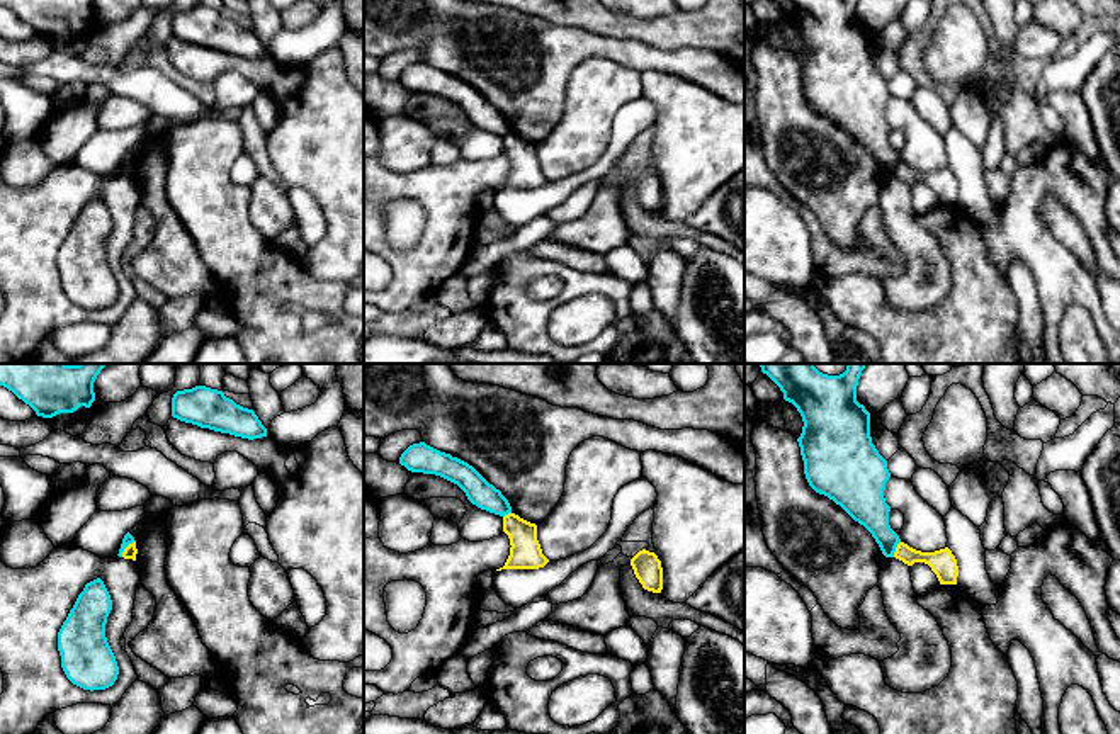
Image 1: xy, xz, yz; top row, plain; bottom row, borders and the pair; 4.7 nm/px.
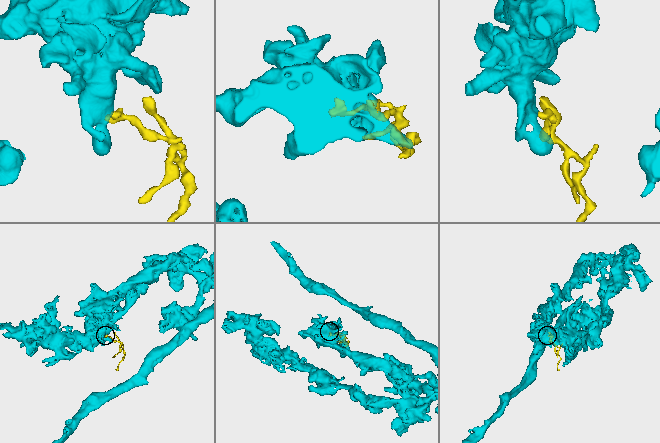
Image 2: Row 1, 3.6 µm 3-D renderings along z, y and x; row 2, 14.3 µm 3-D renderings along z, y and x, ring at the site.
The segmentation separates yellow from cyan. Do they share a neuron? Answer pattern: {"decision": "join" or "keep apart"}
{"decision": "keep apart"}

